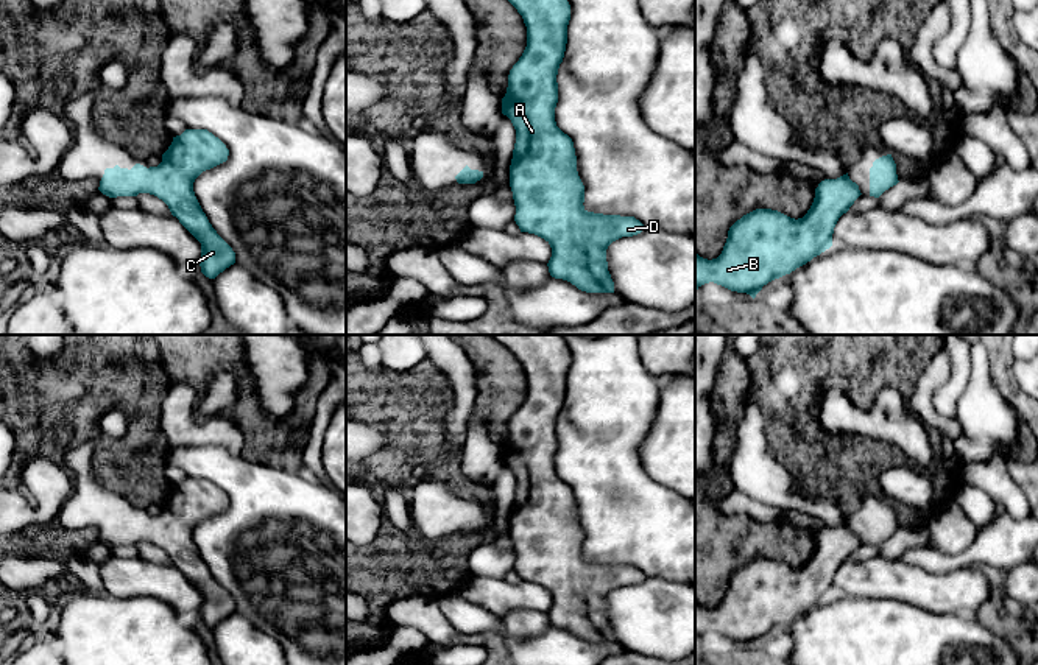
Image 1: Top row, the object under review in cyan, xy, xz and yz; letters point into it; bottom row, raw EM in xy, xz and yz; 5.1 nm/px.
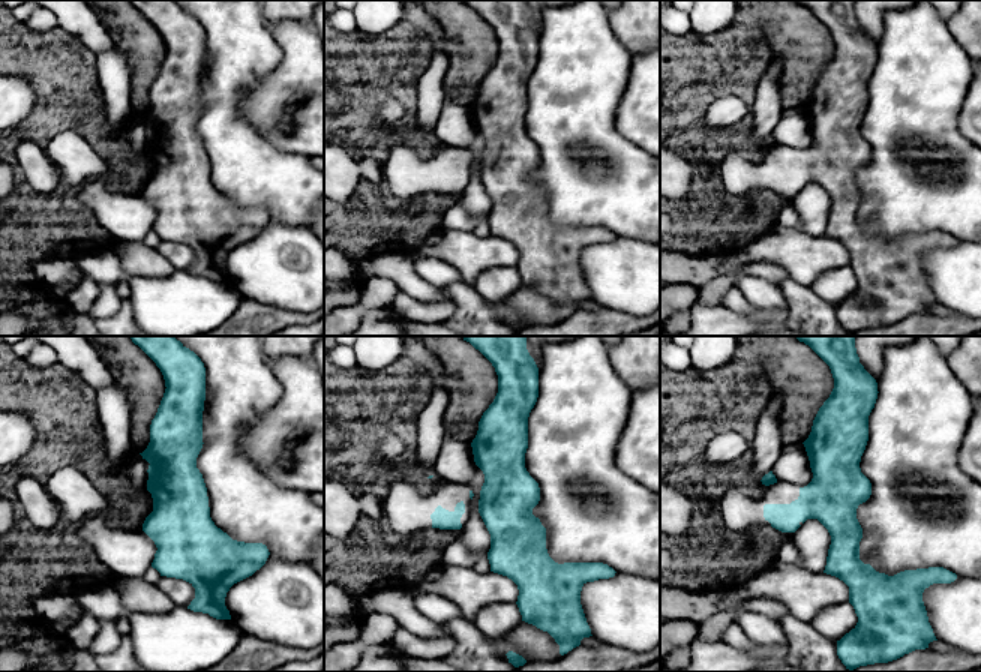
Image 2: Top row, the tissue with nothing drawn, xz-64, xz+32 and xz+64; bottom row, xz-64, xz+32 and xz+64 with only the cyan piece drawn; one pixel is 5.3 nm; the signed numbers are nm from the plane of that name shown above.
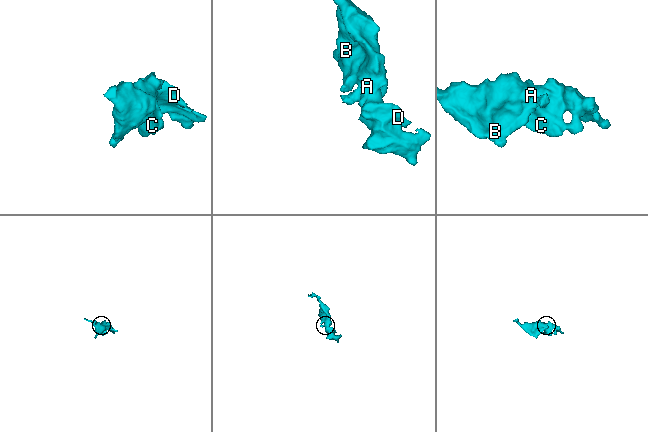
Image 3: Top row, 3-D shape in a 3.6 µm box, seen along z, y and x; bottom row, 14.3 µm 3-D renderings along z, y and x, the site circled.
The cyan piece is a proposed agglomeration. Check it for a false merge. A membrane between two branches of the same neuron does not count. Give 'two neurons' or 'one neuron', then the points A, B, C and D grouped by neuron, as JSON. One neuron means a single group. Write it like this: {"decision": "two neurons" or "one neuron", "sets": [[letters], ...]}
{"decision": "one neuron", "sets": [["A", "B", "C", "D"]]}

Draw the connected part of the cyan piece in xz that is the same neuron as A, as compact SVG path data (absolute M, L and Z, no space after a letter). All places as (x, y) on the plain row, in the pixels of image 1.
M493 335L522 364L527 375L527 396L508 424L502 463L516 478L510 514L510 536L516 554L514 570L521 581L544 587L552 596L547 612L555 628L563 628L586 642L614 642L608 620L606 598L622 587L641 582L645 575L634 565L588 561L584 534L577 520L572 487L555 470L558 452L556 424L567 392L570 354L561 335Z

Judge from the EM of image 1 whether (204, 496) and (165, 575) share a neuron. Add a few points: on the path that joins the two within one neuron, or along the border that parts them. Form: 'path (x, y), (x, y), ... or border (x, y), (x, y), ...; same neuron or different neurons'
border (172, 562), (198, 589); different neurons

